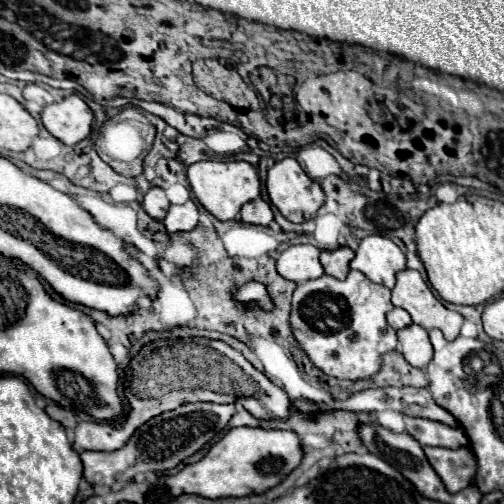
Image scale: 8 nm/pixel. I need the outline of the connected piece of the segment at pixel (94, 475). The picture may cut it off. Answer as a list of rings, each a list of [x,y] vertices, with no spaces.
[[[196,402],[196,404],[184,404],[172,412],[164,412],[156,418],[152,418],[148,424],[138,428],[134,436],[128,440],[128,444],[114,452],[80,452],[82,460],[82,476],[92,486],[104,484],[112,486],[118,480],[128,480],[138,472],[164,472],[176,468],[182,460],[196,454],[204,448],[214,436],[218,436],[228,420],[234,414],[234,404],[212,404],[212,402]]]

